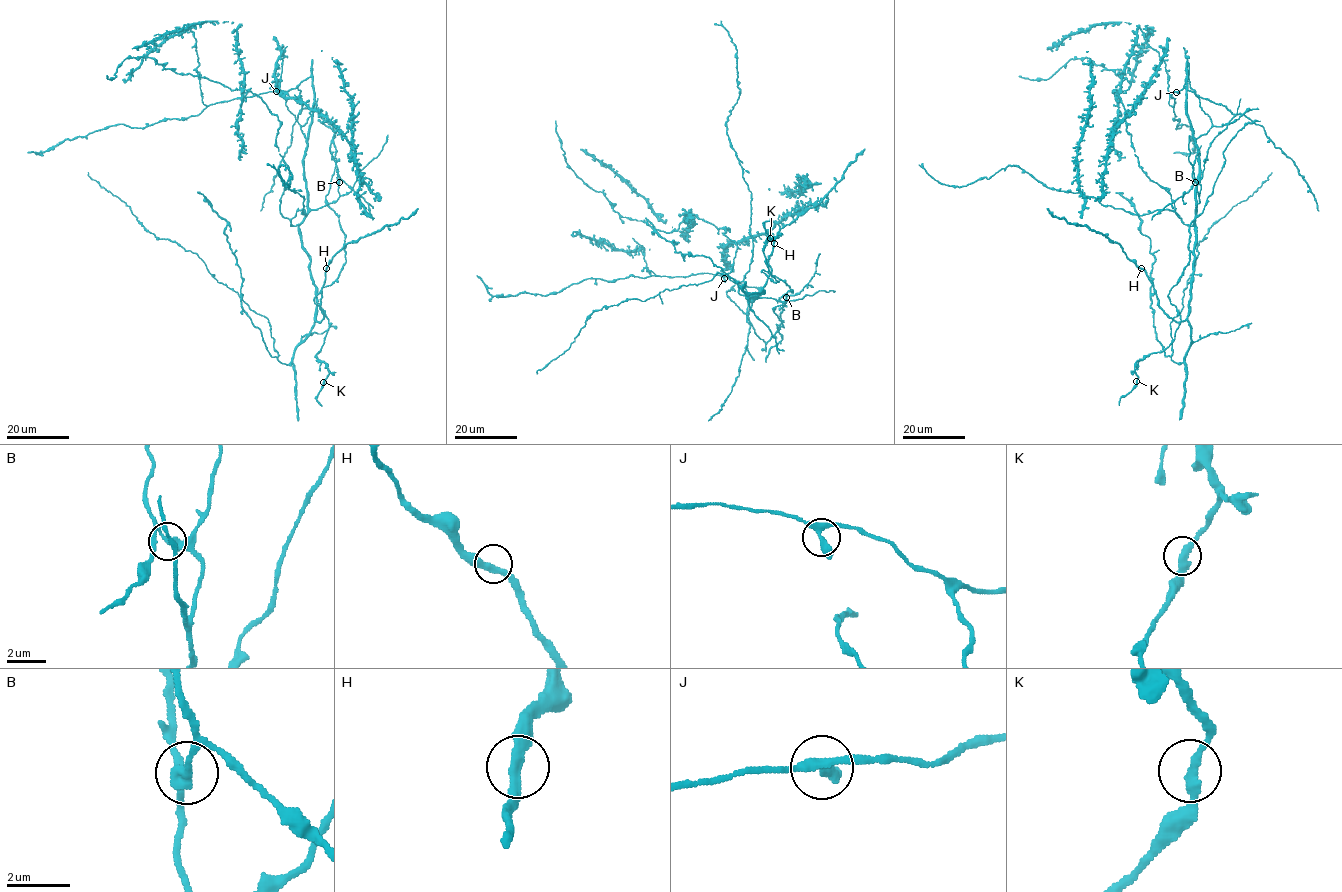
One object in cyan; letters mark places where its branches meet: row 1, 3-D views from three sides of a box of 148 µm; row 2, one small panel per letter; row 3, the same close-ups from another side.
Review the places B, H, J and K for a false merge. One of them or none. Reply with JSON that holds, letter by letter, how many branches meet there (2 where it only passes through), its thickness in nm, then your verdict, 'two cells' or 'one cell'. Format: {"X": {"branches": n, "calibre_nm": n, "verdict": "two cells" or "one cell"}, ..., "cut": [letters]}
{"B": {"branches": 2, "calibre_nm": 320, "verdict": "two cells"}, "H": {"branches": 2, "calibre_nm": 320, "verdict": "one cell"}, "J": {"branches": 2, "calibre_nm": 360, "verdict": "one cell"}, "K": {"branches": 2, "calibre_nm": 320, "verdict": "one cell"}, "cut": ["B"]}

